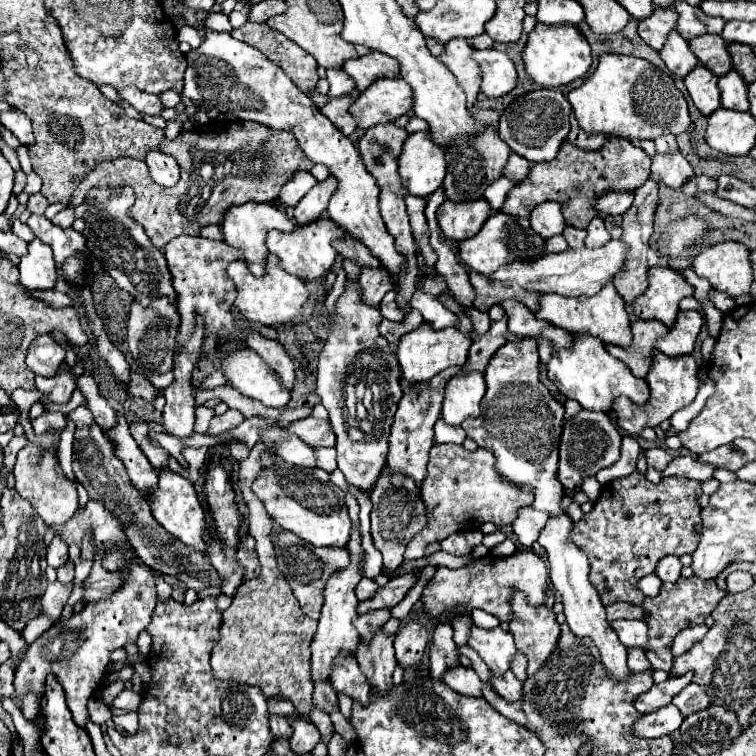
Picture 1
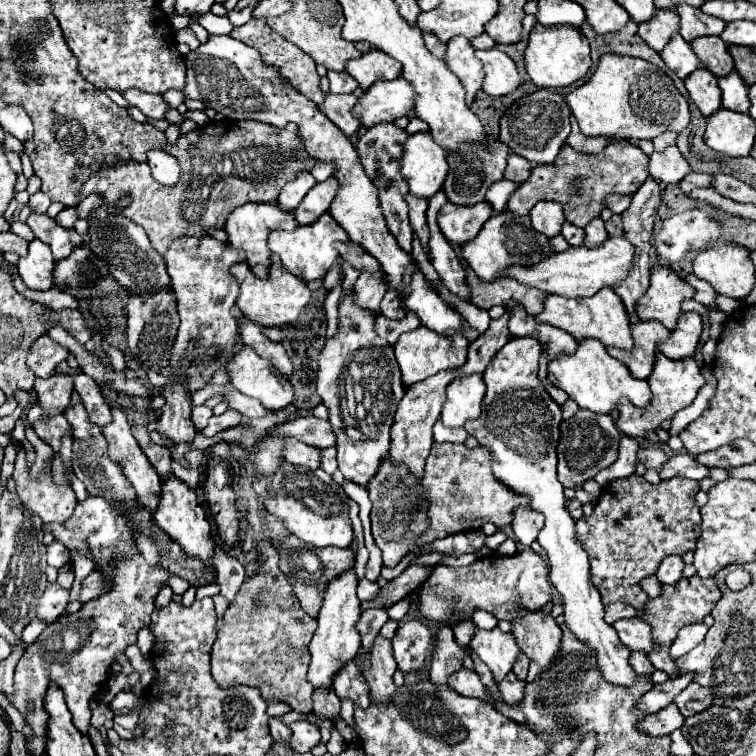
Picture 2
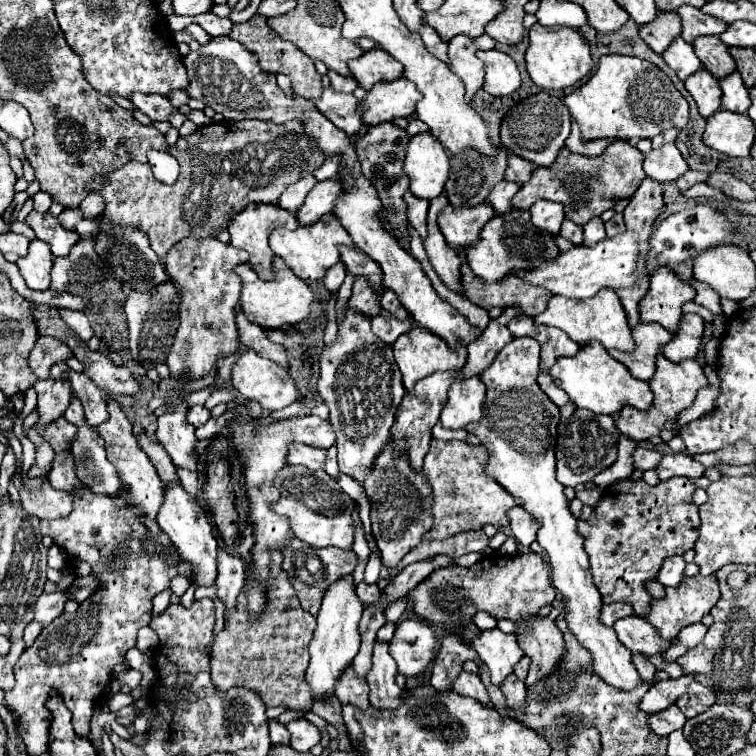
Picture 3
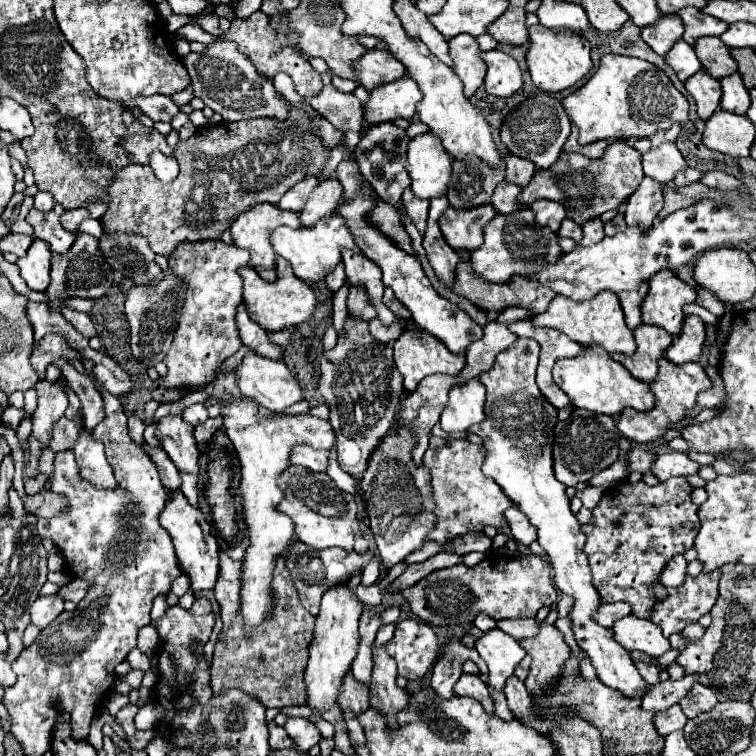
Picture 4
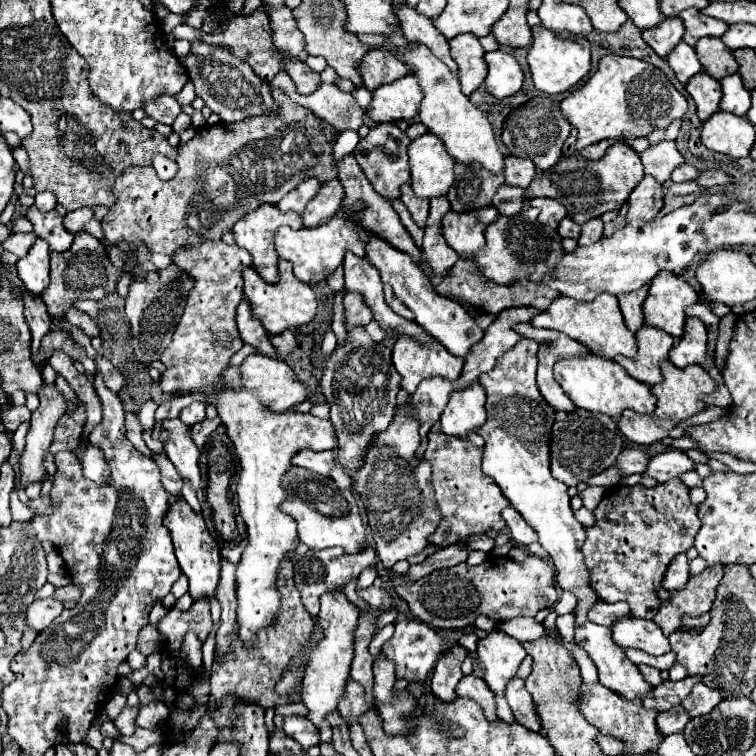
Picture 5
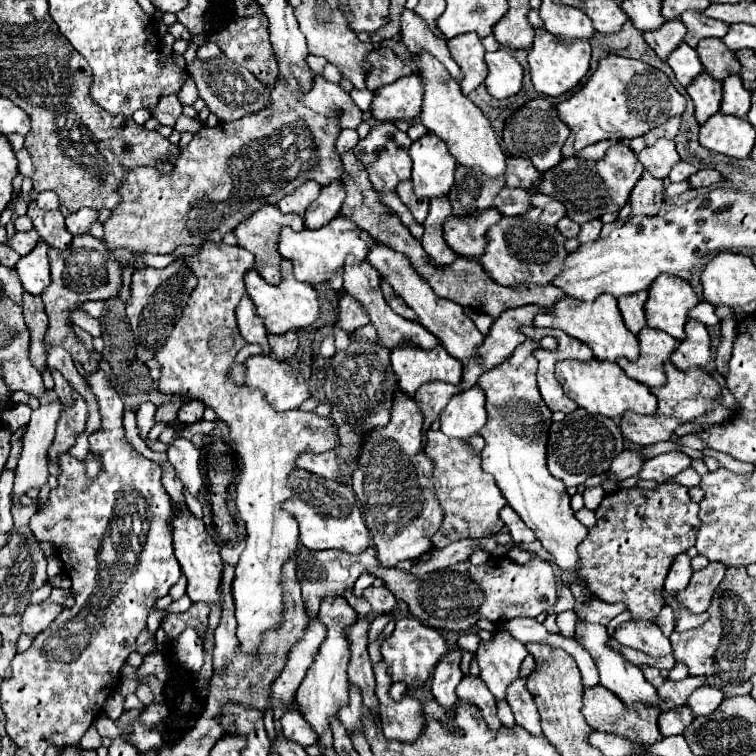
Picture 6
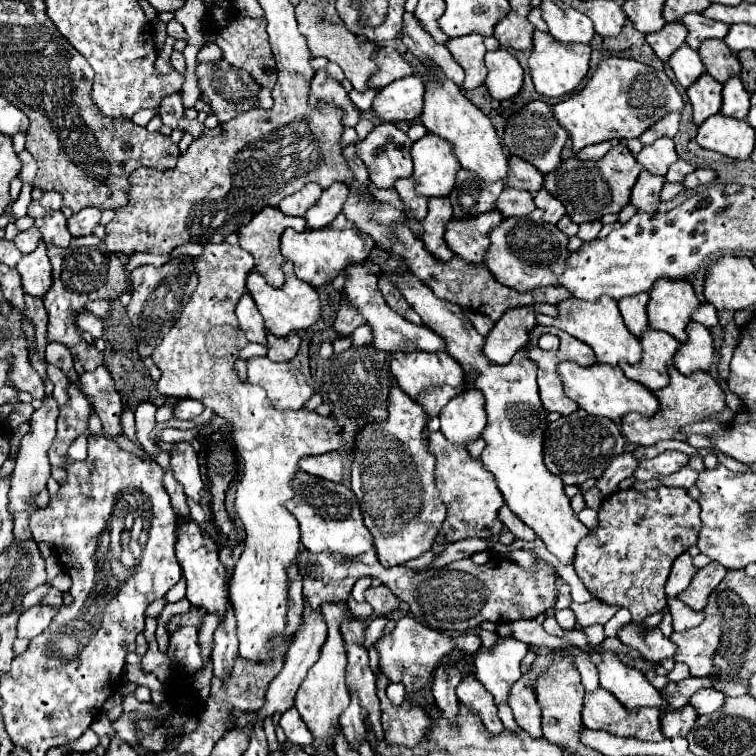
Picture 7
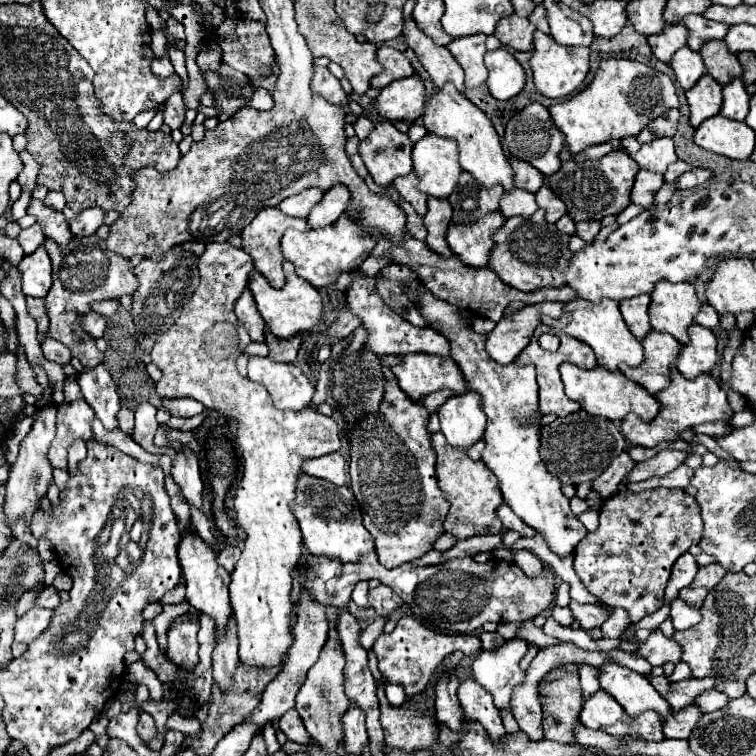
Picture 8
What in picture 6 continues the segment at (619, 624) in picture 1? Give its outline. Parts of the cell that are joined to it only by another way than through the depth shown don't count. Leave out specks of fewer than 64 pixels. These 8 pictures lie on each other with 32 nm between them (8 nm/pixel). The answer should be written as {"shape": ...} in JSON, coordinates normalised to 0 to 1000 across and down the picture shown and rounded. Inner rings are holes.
{"shape":[[[854,820],[825,823],[823,828],[815,831],[812,844],[820,852],[841,857],[841,860],[847,860],[847,862],[852,862],[862,870],[873,870],[873,868],[881,868],[881,865],[892,862],[886,847],[876,839],[876,833],[868,825],[860,825]]]}

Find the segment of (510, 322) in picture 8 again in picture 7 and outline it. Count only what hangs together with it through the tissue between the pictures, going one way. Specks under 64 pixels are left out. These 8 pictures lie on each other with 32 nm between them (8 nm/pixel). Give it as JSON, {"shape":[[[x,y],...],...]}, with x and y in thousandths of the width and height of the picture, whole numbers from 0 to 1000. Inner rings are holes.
{"shape":[[[704,402],[667,413],[664,423],[659,423],[643,444],[640,468],[646,476],[672,481],[677,471],[698,455],[701,439],[709,434],[709,415],[738,418],[738,402]]]}

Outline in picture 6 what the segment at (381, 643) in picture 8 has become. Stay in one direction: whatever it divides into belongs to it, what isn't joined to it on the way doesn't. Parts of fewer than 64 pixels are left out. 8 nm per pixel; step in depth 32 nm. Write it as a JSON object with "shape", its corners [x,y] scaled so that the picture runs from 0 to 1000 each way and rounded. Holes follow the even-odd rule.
{"shape":[[[532,817],[524,823],[521,839],[508,844],[503,852],[505,876],[516,884],[519,902],[537,902],[540,913],[561,907],[561,902],[569,897],[571,884],[590,868],[590,862],[598,857],[598,852],[574,831],[561,828],[550,817]],[[611,839],[606,847],[603,847],[603,854],[608,857],[608,860],[614,860],[614,862],[630,862],[632,860],[632,854],[635,854],[635,841],[632,839]]]}

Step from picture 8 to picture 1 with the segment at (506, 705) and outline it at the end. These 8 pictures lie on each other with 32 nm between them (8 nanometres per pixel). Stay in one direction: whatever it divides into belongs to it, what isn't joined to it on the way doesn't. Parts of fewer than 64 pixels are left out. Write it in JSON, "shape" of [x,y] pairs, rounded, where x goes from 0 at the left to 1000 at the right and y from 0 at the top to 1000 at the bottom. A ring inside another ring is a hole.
{"shape":[[[624,828],[619,854],[635,865],[635,870],[646,878],[646,884],[656,894],[667,894],[675,886],[675,876],[680,865],[685,862],[677,839],[661,831],[638,833],[638,831]]]}

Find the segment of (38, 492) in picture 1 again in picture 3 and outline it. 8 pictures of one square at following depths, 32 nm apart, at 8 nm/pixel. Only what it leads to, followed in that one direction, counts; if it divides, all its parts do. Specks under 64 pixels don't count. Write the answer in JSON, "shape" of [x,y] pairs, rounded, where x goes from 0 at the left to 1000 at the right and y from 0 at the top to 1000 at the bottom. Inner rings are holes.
{"shape":[[[58,638],[53,646],[45,646],[45,648],[37,648],[29,643],[26,661],[29,661],[29,672],[37,680],[45,680],[61,688],[90,683],[90,677],[95,675],[93,653],[71,648],[66,638]]]}

